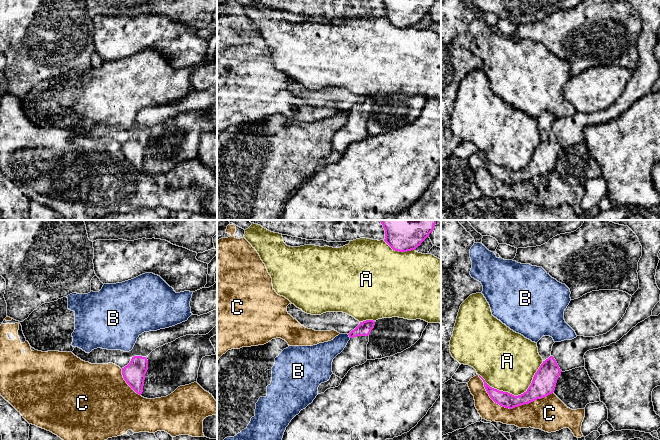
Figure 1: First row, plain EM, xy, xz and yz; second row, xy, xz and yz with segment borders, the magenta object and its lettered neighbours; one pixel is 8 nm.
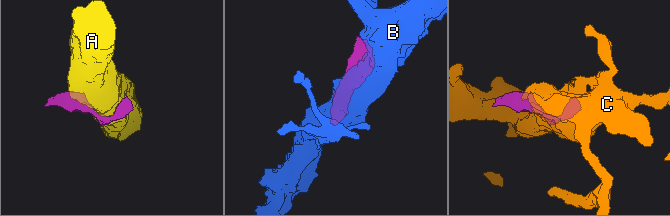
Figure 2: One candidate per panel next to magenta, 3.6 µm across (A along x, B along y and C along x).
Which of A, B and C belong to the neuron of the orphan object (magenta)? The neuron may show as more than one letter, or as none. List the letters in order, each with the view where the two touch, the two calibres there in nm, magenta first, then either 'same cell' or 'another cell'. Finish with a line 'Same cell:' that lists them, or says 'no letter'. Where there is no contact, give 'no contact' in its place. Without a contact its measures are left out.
A: meets magenta in yz; 190 nm thick on the magenta side, 420 nm on the other; another cell
B: meets magenta in xz; 110 nm thick on the magenta side, 180 nm on the other; another cell
C: meets magenta in yz; 130 nm thick on the magenta side, 220 nm on the other; another cell
Same cell: no letter

